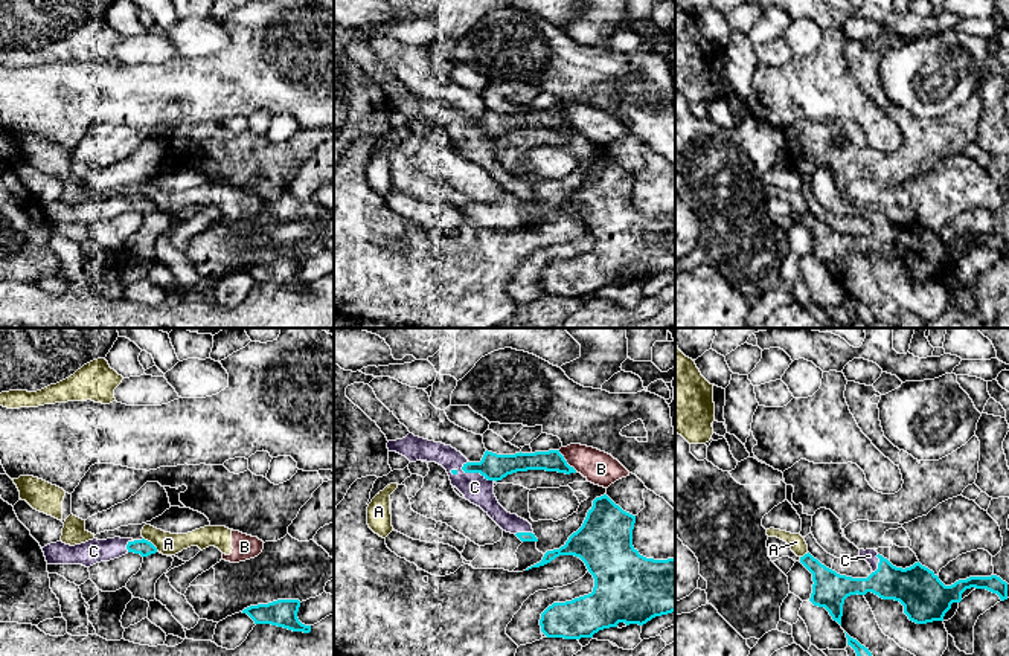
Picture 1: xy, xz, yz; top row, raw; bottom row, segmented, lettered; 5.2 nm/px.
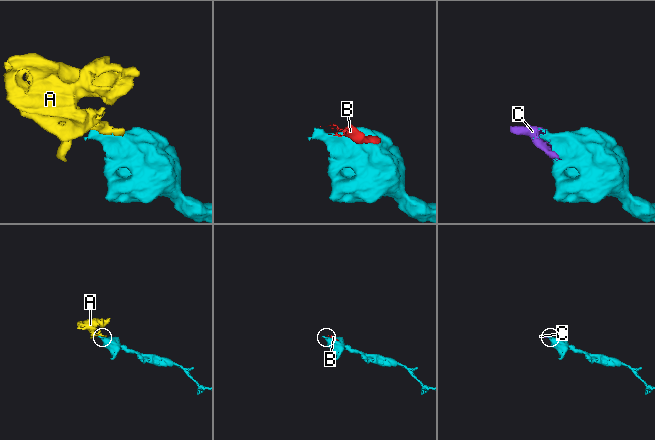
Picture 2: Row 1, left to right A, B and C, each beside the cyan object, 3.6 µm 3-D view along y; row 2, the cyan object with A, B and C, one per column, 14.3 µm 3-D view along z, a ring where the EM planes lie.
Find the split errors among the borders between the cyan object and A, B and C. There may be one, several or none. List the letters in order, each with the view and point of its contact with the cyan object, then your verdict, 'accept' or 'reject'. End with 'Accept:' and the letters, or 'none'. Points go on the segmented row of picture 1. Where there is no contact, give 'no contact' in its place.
A: meets cyan in xy at (151, 543); reject
B: meets cyan in xz at (566, 461); reject
C: meets cyan in xz at (477, 472); accept
Accept: C

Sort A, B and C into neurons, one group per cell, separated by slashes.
A B / C

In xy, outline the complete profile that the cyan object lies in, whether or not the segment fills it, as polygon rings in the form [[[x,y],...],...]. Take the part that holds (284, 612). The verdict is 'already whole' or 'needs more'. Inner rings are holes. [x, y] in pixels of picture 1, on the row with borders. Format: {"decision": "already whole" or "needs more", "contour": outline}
{"decision": "already whole", "contour": [[[277,600],[268,604],[250,606],[242,613],[247,613],[255,624],[271,624],[293,632],[309,633],[311,625],[302,624],[297,618],[299,607],[299,600]]]}

